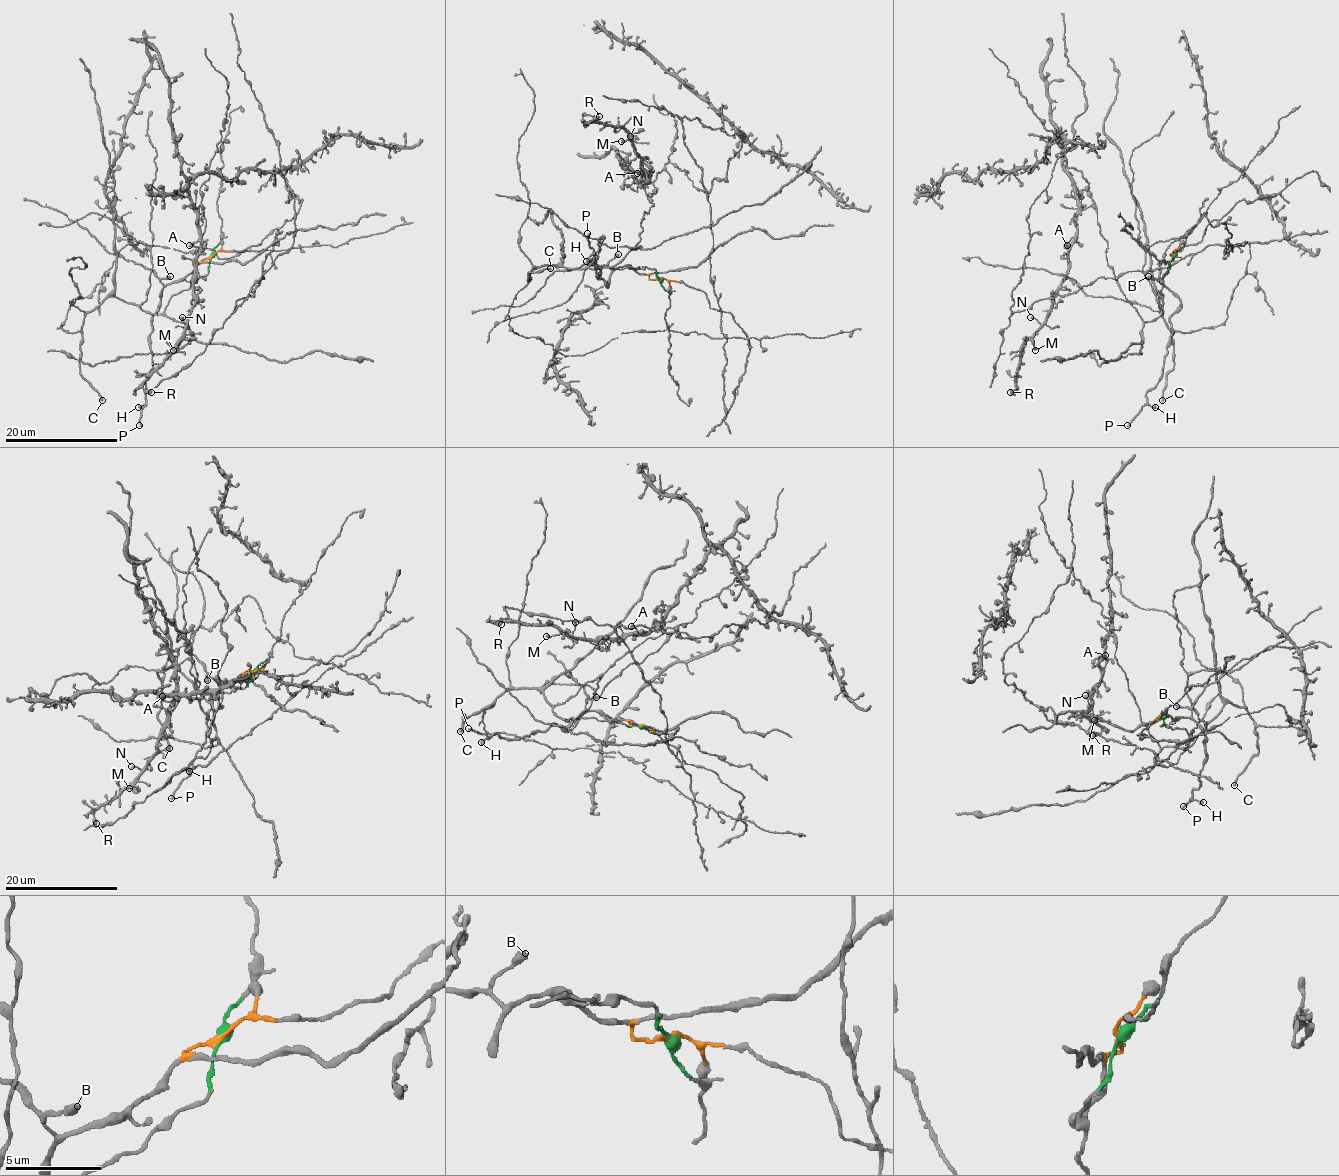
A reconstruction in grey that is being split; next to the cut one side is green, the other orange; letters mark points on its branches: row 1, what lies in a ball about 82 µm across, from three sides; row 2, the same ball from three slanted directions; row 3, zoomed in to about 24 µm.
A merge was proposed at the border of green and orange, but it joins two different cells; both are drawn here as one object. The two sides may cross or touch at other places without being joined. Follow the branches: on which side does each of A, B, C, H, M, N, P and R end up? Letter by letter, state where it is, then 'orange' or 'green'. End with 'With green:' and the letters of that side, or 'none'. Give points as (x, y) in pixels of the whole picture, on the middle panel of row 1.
A: place (637, 173); green
B: place (618, 254); orange
C: place (550, 268); green
H: place (586, 261); orange
M: place (621, 141); green
N: place (630, 136); green
P: place (587, 233); orange
R: place (599, 116); green
With green: A, C, M, N, R

